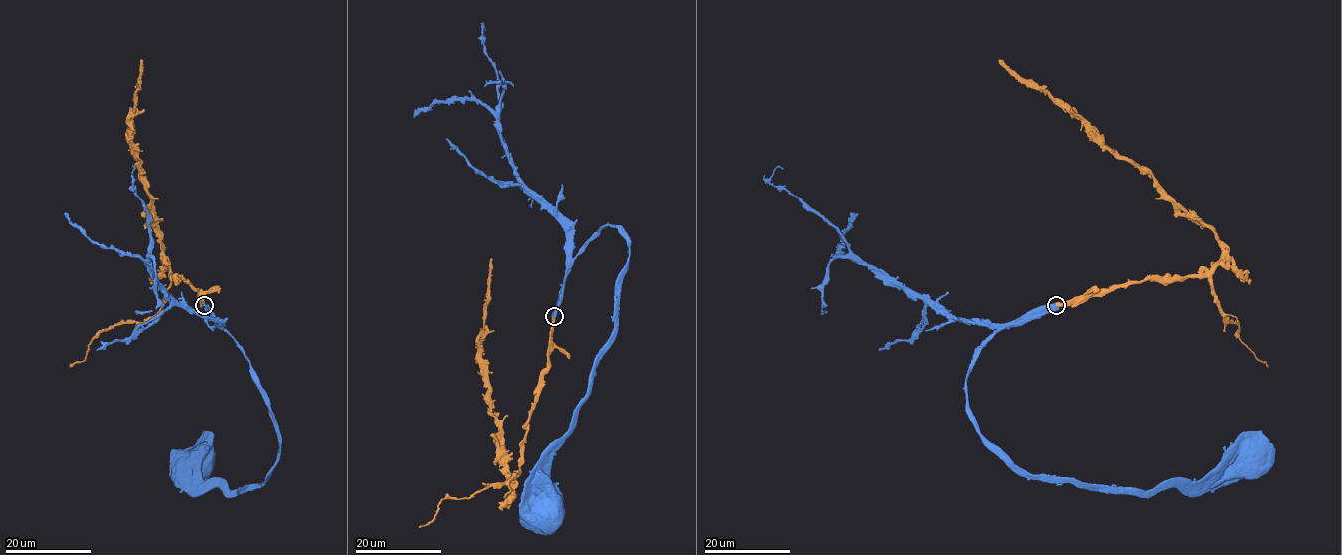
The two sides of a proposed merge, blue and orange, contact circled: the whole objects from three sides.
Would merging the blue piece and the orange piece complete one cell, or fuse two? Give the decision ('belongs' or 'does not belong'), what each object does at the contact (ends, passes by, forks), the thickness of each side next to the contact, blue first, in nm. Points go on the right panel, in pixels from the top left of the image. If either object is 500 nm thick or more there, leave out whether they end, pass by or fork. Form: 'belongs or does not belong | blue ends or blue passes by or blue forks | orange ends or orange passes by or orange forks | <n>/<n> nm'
belongs | blue ends | orange ends | 480/480 nm

